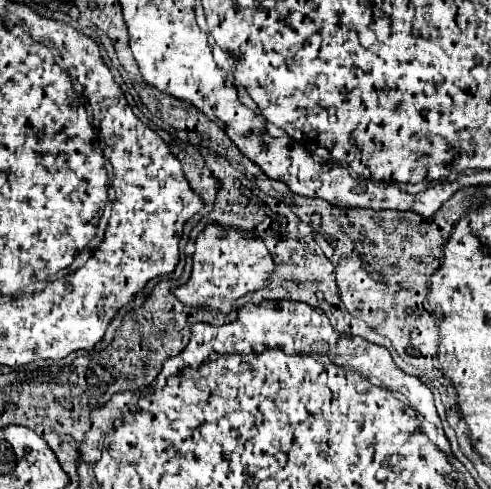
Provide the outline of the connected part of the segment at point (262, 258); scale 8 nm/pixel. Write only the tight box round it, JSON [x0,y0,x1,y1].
[172,224,274,314]

